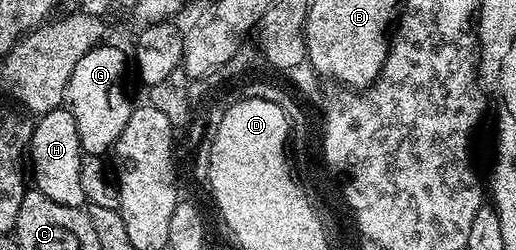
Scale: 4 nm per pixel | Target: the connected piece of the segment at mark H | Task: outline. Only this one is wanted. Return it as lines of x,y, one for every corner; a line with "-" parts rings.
69,108
52,109
36,118
29,140
27,161
31,166
32,184
40,193
47,195
51,203
63,203
63,207
76,209
86,204
83,186
79,180
82,156
79,127
75,127
75,115

